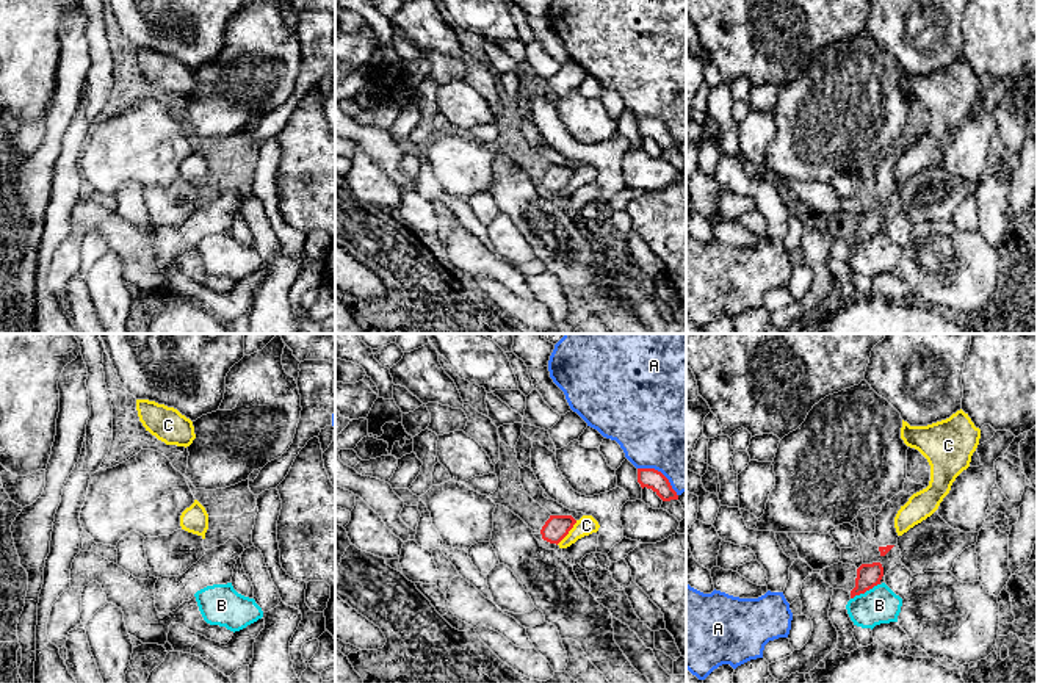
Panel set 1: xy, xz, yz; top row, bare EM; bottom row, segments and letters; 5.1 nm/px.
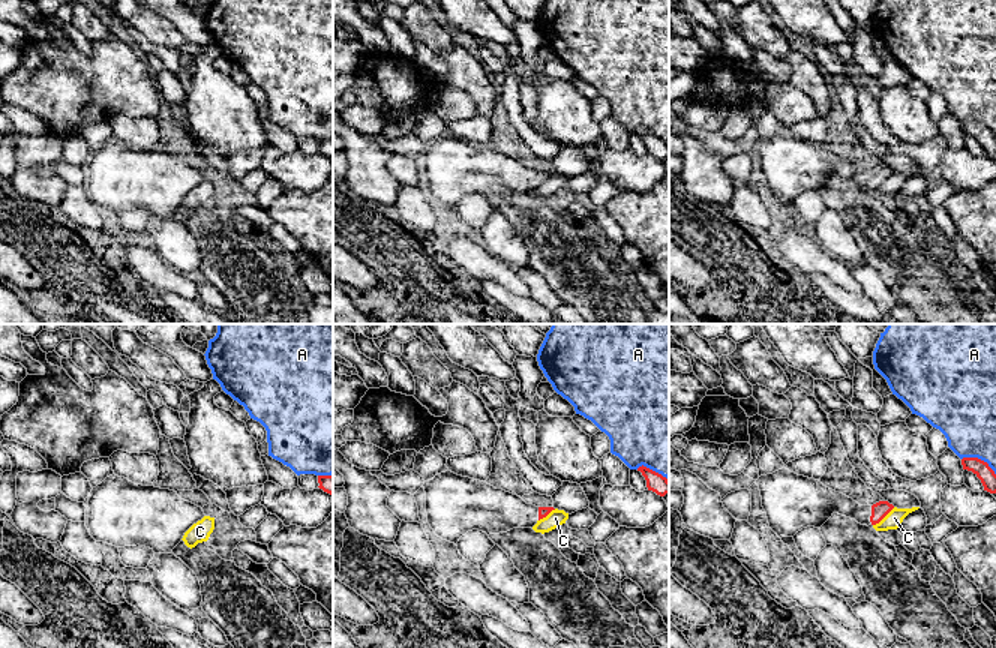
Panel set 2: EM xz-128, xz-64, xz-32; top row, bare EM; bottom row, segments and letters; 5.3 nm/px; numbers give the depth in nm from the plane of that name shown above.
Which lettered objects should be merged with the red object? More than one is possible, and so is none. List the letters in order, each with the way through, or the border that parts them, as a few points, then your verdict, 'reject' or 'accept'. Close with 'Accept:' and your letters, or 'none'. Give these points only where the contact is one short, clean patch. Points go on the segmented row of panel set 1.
A: reject
B: along yz (879, 583), (851, 599) | reject
C: reject
Accept: none

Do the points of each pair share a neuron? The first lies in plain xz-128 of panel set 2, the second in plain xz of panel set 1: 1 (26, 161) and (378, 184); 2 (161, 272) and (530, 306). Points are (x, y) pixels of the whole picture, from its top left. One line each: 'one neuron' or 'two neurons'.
1: one neuron
2: two neurons

